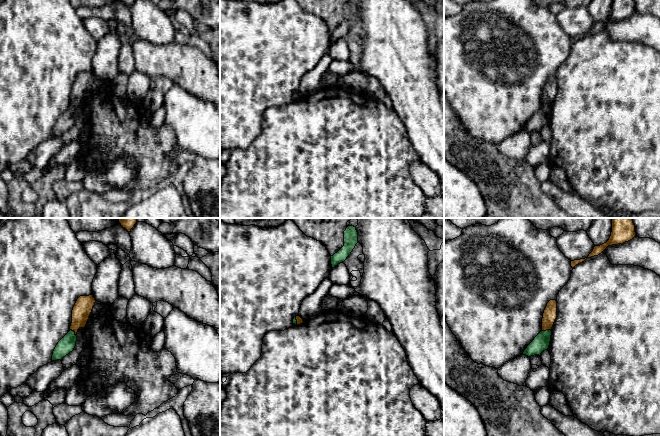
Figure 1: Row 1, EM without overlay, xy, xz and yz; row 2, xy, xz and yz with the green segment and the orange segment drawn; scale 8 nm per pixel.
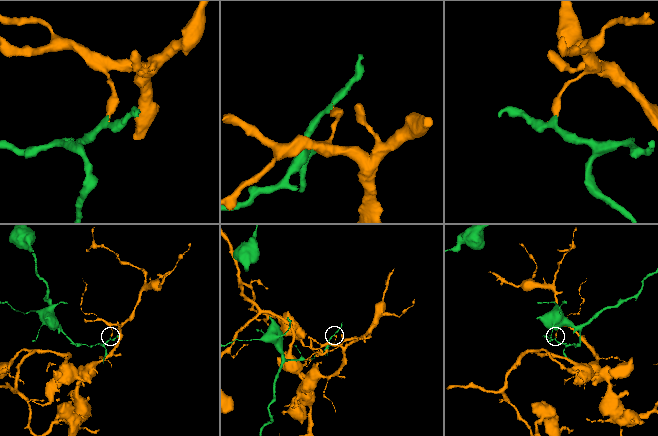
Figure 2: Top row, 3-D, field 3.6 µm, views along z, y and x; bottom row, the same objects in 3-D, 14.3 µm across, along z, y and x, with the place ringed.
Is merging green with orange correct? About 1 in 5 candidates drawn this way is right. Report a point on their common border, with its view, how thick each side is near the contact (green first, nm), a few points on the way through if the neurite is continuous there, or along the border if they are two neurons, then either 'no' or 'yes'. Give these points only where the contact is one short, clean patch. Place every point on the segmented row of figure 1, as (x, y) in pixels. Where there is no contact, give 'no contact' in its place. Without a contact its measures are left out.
contact xy (74, 332); calibres 130 and 150 nm; border xy (70, 329), (76, 336); no

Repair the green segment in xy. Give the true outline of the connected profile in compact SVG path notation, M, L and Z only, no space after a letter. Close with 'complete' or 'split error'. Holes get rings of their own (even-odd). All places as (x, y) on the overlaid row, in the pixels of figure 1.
M70 330L56 345L52 361L61 360L63 357L72 352L76 346L77 336L75 332Z; complete

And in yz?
M551 330L541 331L534 340L527 346L522 355L528 357L541 355L545 350L548 350L551 341Z; complete

